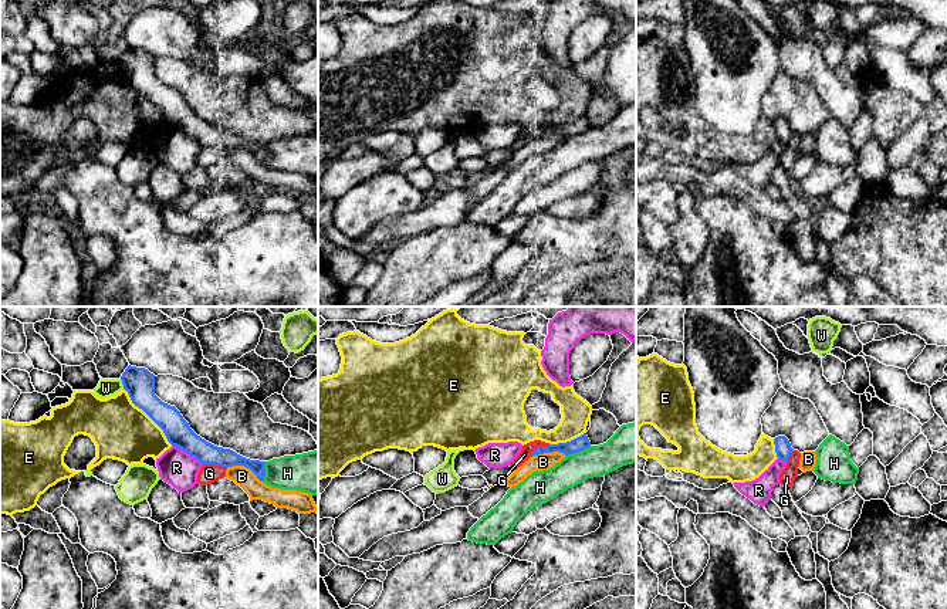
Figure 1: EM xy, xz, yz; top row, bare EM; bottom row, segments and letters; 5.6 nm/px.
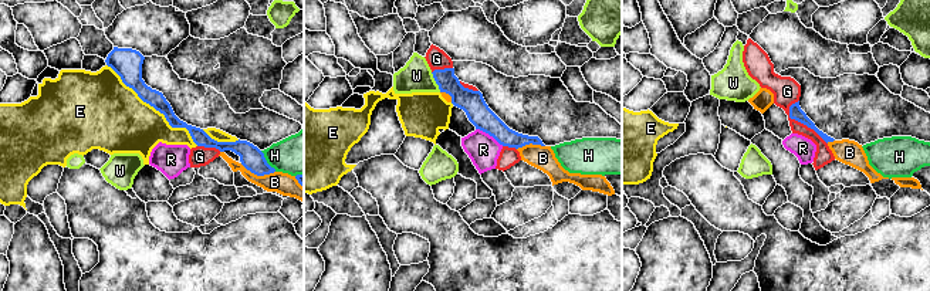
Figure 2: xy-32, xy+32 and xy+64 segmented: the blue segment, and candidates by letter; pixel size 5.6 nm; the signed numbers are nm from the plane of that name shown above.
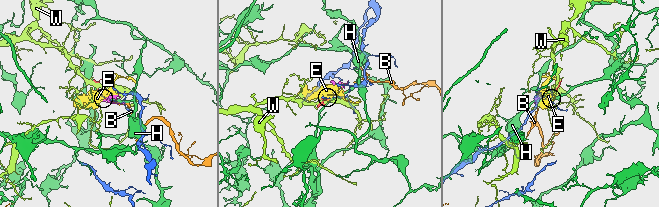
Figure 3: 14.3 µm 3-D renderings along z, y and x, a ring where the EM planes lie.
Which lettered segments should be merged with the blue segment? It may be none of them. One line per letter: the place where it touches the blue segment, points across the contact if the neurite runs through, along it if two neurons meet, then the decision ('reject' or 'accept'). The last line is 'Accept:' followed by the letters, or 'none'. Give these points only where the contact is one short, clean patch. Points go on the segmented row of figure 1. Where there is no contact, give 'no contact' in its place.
B: xy (244, 466) | reject
E: xy (148, 415) | reject
G: xy (215, 463) | accept
H: xz (578, 450) | reject
R: xy (188, 453) | reject
W: xy (122, 383) | along xy (119, 379), (124, 388) | reject
Accept: G

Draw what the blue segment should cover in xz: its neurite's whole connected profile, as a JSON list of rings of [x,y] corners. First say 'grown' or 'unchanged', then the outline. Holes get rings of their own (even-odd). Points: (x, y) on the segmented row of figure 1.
grown | [[[584,433],[582,436],[574,439],[571,441],[558,443],[558,444],[549,444],[549,443],[545,443],[541,440],[534,440],[534,441],[530,441],[522,446],[520,454],[514,459],[514,461],[511,463],[510,467],[513,470],[517,470],[532,456],[538,456],[538,454],[544,454],[544,453],[554,453],[554,451],[559,451],[559,453],[564,453],[565,456],[568,456],[568,454],[582,451],[588,447],[591,447],[591,441],[589,441],[586,433]]]

